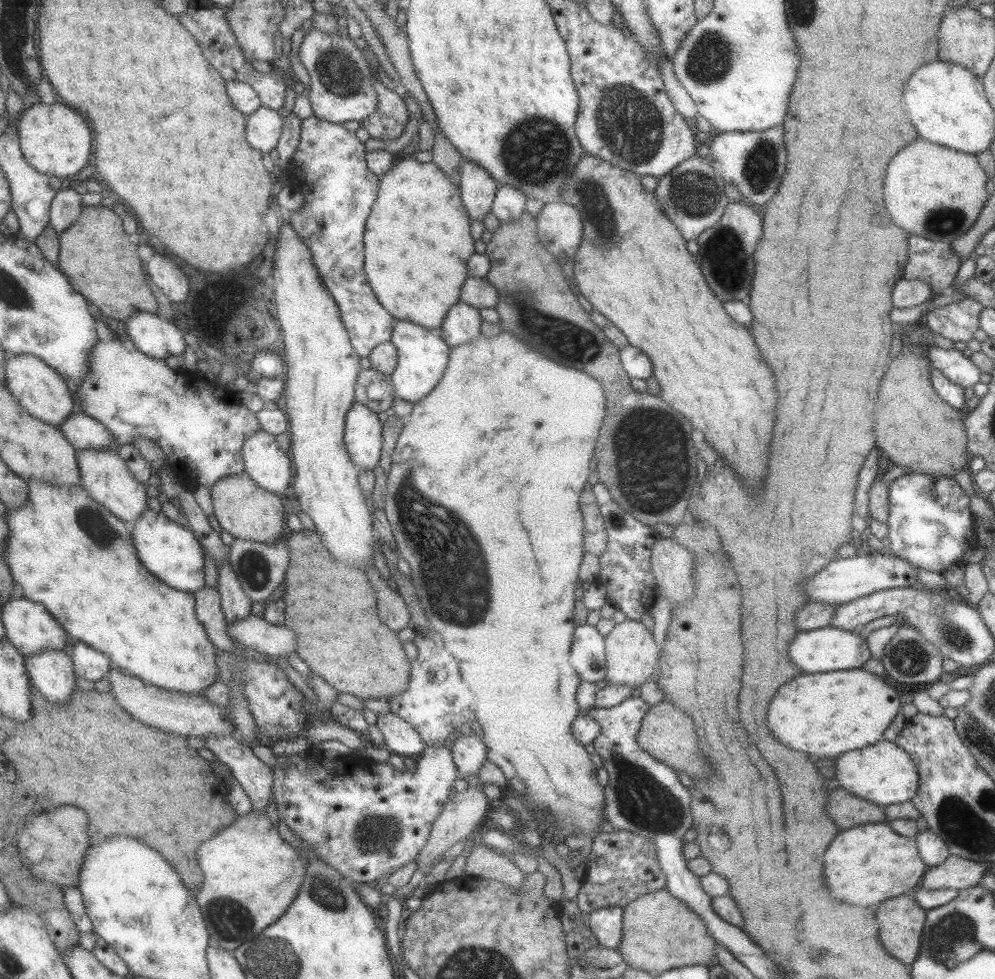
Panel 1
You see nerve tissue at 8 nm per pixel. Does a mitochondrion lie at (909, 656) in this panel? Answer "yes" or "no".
yes

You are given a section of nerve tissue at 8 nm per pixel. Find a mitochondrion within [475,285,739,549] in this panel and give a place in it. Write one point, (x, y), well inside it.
(572, 347)

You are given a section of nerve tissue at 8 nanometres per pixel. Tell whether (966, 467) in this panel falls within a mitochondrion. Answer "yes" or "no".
no

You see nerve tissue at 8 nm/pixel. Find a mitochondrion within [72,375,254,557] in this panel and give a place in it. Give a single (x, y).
(91, 520)

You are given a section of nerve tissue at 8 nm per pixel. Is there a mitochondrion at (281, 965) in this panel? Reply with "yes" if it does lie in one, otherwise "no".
yes

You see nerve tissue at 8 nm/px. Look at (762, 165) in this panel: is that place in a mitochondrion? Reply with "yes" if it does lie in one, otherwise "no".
yes

